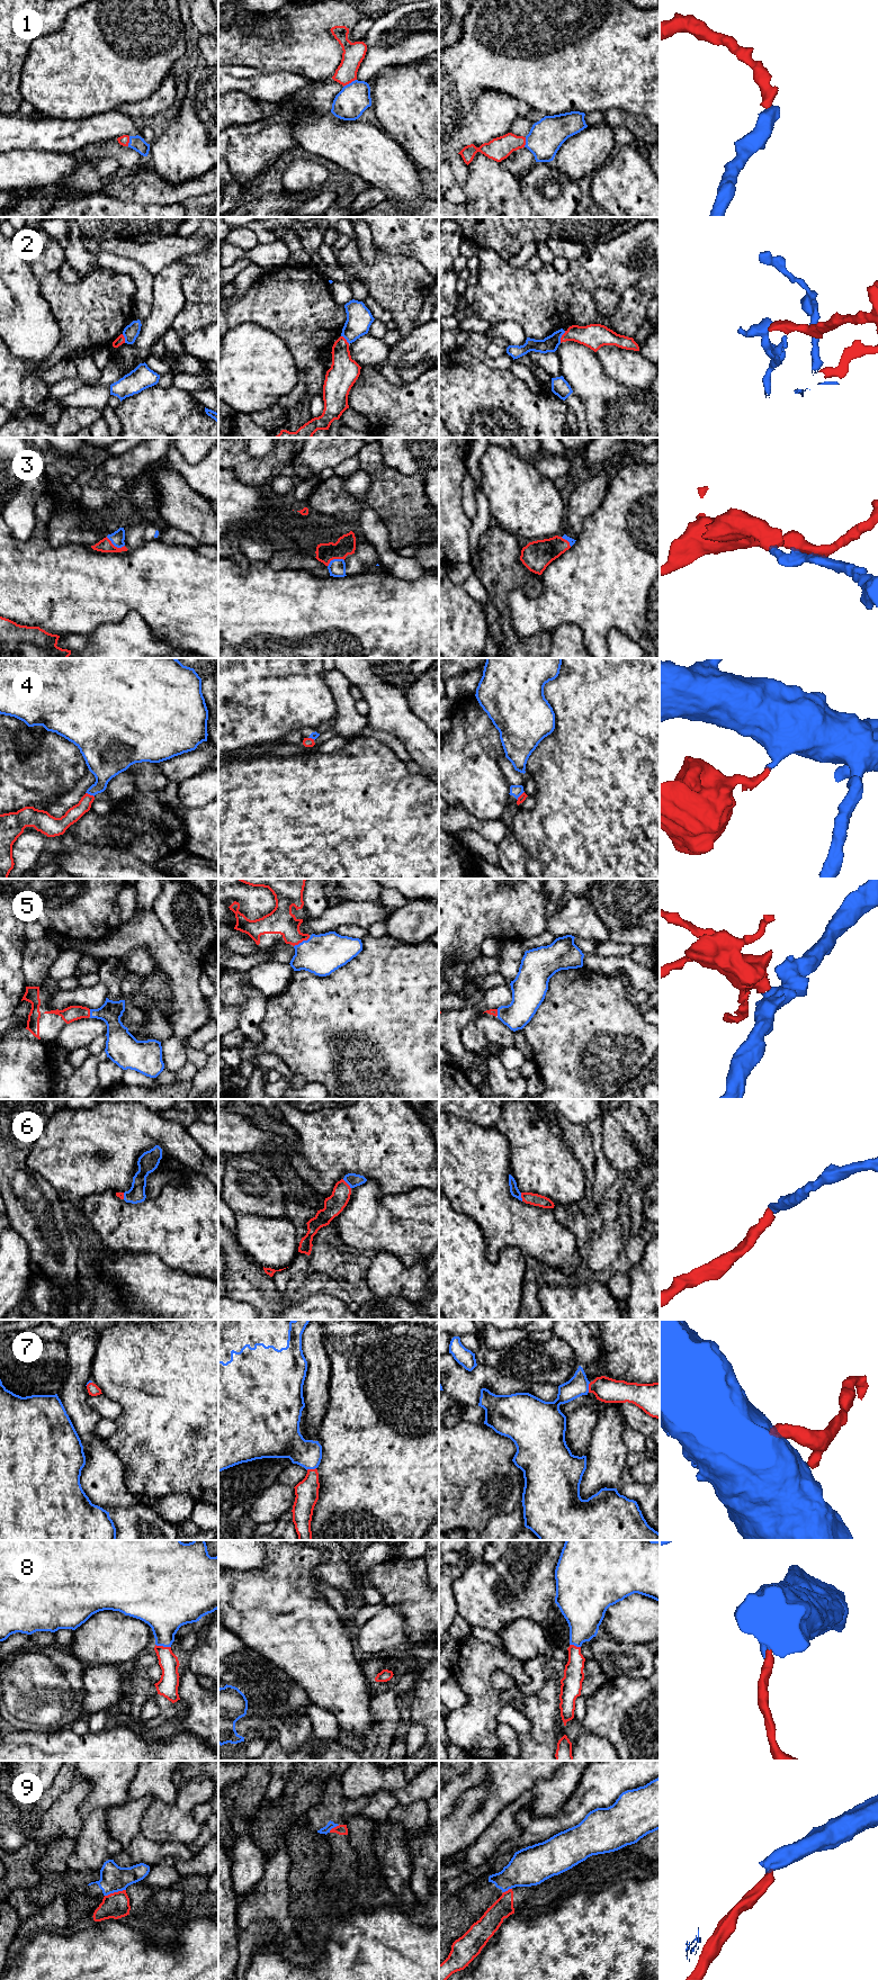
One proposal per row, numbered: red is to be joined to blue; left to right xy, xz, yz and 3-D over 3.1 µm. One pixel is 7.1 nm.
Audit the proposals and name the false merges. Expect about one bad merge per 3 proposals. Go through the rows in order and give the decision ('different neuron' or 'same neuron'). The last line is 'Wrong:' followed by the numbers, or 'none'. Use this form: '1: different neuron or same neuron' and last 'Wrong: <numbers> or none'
1: same neuron
2: same neuron
3: same neuron
4: different neuron
5: same neuron
6: same neuron
7: same neuron
8: same neuron
9: different neuron
Wrong: 4, 9

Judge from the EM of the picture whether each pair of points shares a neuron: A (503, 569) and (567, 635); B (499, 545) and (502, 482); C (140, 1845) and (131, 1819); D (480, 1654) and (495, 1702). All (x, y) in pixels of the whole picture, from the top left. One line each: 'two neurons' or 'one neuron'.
A: two neurons
B: two neurons
C: two neurons
D: one neuron

